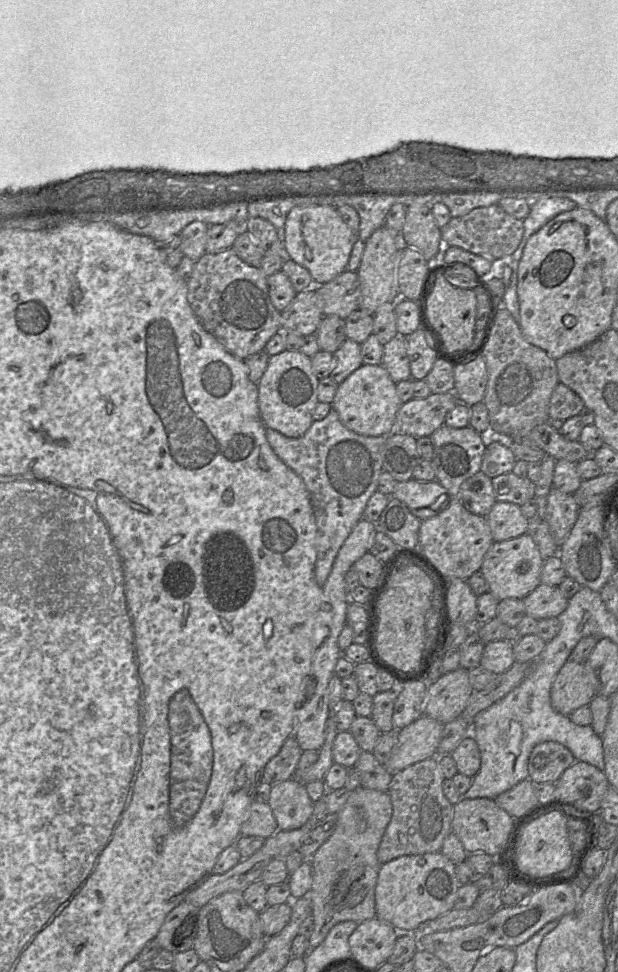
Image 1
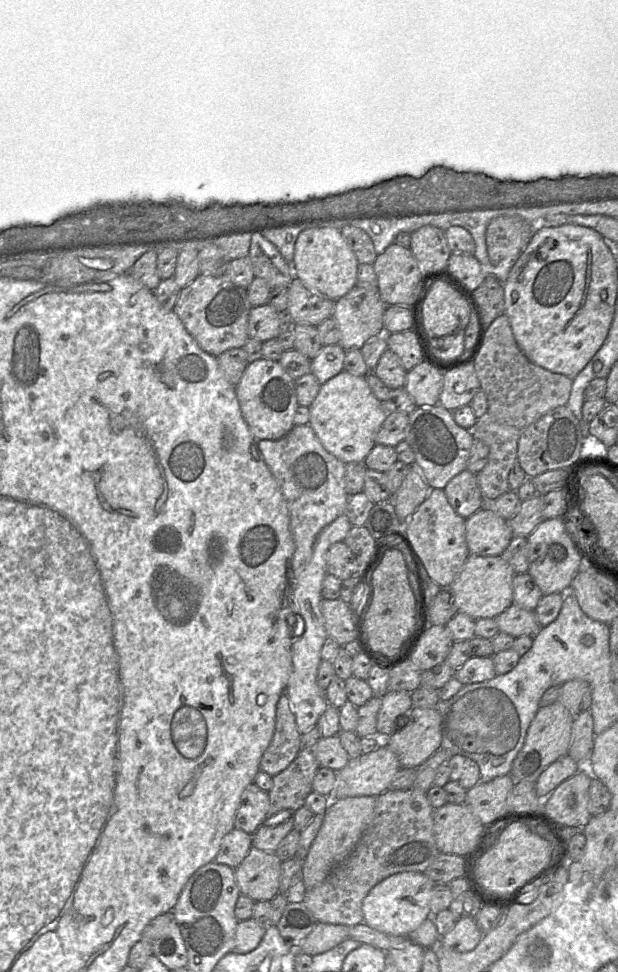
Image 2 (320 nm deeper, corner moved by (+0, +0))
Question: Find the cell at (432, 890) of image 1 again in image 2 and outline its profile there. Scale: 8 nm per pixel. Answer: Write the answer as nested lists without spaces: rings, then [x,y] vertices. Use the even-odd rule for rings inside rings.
[[[399,872],[376,884],[362,902],[364,923],[391,936],[408,936],[431,916],[430,901],[435,882],[422,872]]]

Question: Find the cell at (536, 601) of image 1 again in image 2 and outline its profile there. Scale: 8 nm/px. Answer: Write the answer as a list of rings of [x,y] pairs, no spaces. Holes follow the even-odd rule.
[[[513,603],[494,619],[501,632],[515,638],[534,636],[540,628],[534,610],[526,610]]]

